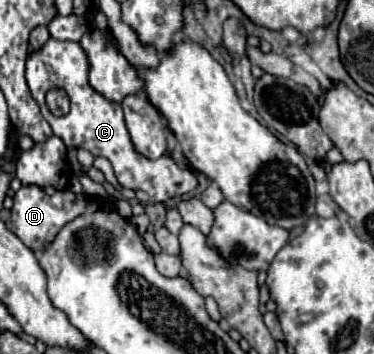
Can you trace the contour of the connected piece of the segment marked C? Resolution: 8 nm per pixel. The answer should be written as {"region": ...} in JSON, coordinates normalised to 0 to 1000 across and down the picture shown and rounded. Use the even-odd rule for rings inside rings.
{"region":[[[131,110],[115,138],[94,144],[72,167],[72,240],[83,251],[88,280],[110,302],[115,331],[136,353],[142,376],[168,393],[168,404],[184,421],[233,421],[254,444],[281,444],[297,455],[307,494],[318,517],[340,534],[377,534],[398,551],[409,573],[436,573],[468,551],[505,545],[527,528],[527,500],[511,477],[479,477],[468,455],[452,438],[436,438],[425,449],[393,449],[372,432],[361,432],[334,342],[329,342],[329,314],[318,291],[297,291],[281,274],[265,274],[233,229],[233,155],[211,133],[211,121],[195,116],[152,116]],[[136,251],[168,251],[184,280],[190,280],[190,314],[174,331],[147,331],[120,291],[120,268]]]}

